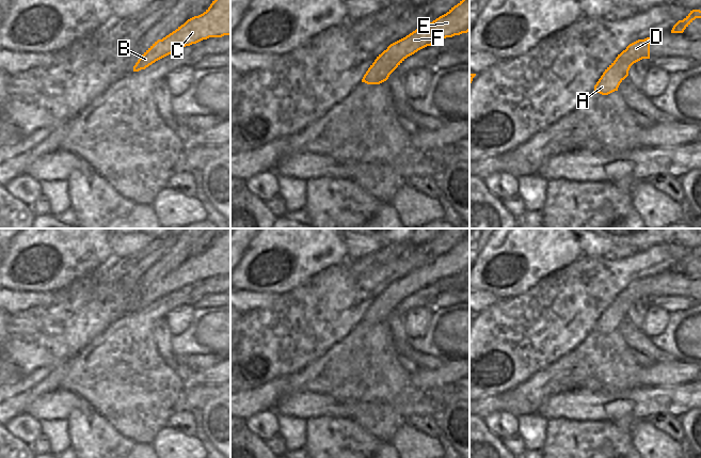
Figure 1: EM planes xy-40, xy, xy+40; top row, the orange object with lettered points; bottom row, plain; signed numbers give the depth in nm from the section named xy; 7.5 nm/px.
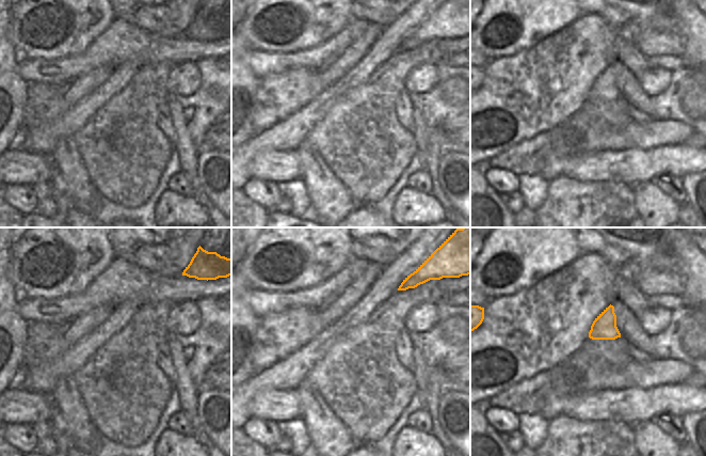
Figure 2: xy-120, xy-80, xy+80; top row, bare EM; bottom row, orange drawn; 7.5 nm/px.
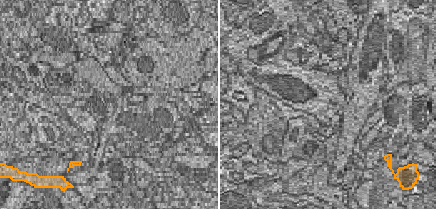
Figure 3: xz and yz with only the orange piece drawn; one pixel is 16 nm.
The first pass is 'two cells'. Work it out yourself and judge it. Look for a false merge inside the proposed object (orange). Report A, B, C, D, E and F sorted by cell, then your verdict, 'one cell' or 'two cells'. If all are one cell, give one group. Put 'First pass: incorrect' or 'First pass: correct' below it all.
A B C D E F; one cell
First pass: incorrect

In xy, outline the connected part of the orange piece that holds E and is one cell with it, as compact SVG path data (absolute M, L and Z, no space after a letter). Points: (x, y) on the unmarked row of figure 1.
M469 231L446 253L429 264L416 268L405 277L391 283L377 296L364 314L362 321L380 323L410 295L446 277L469 270Z

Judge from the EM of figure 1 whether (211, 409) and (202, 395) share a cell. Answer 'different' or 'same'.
different

